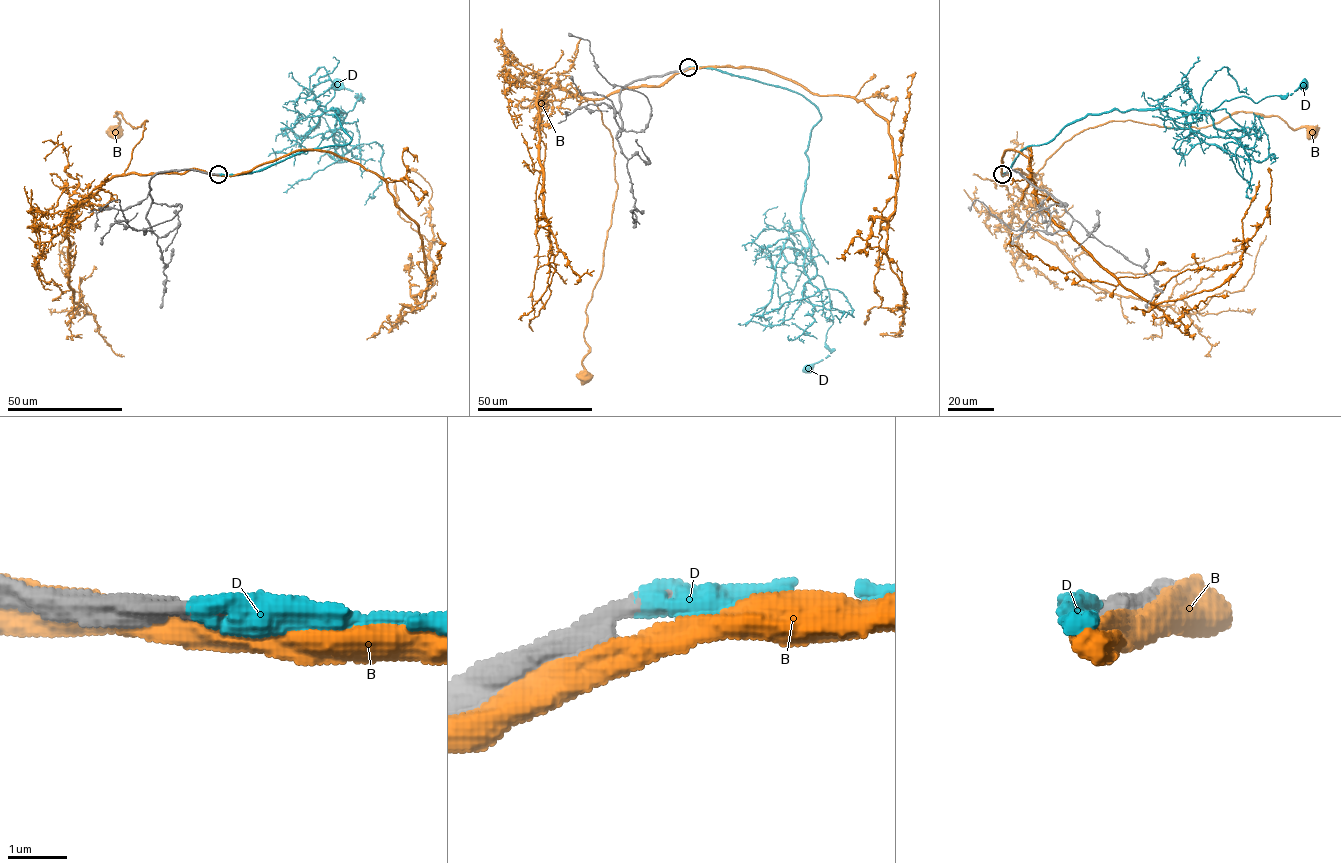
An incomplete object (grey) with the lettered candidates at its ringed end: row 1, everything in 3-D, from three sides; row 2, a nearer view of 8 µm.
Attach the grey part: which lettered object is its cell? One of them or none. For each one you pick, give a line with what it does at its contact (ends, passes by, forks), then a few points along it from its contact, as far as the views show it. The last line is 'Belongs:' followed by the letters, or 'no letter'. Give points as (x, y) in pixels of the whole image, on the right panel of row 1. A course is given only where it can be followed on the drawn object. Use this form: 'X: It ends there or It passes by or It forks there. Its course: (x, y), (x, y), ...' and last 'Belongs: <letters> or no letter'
D: It ends there. Its course: (1002, 174), (1024, 148), (1044, 144), (1088, 114), (1171, 108), (1208, 113), (1238, 97), (1258, 103), (1303, 86)
Belongs: D

